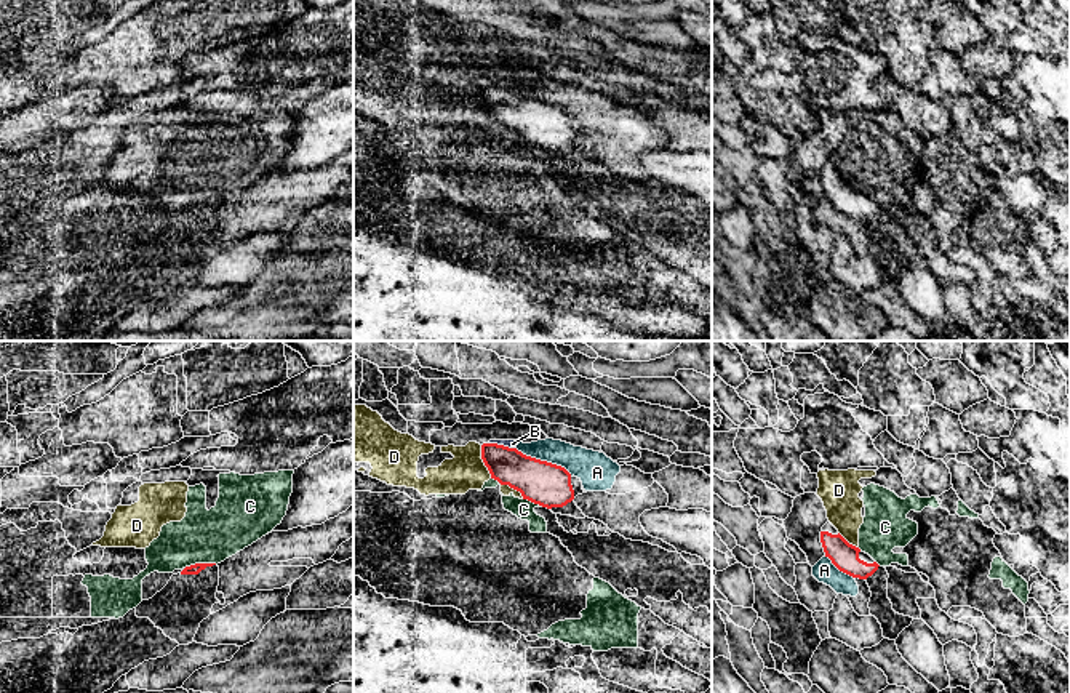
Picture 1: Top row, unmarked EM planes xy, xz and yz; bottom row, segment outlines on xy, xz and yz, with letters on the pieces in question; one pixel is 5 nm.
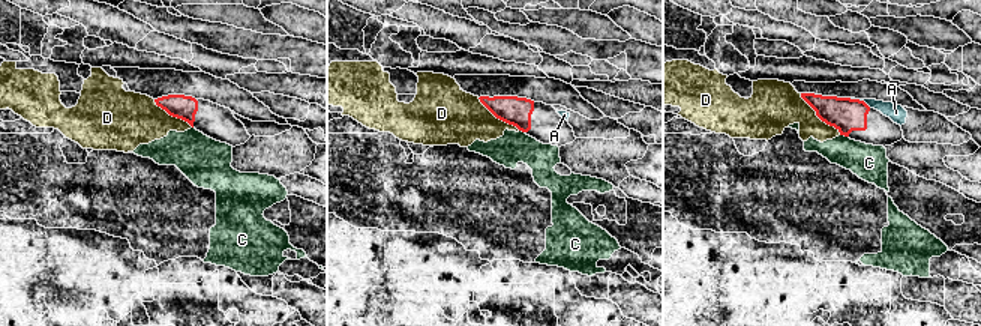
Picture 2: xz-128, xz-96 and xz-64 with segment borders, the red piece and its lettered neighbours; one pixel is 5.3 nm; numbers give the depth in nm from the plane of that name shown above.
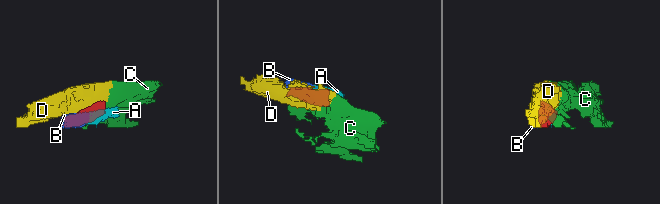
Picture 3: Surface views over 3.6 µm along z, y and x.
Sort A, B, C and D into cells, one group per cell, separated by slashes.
A B / C D

